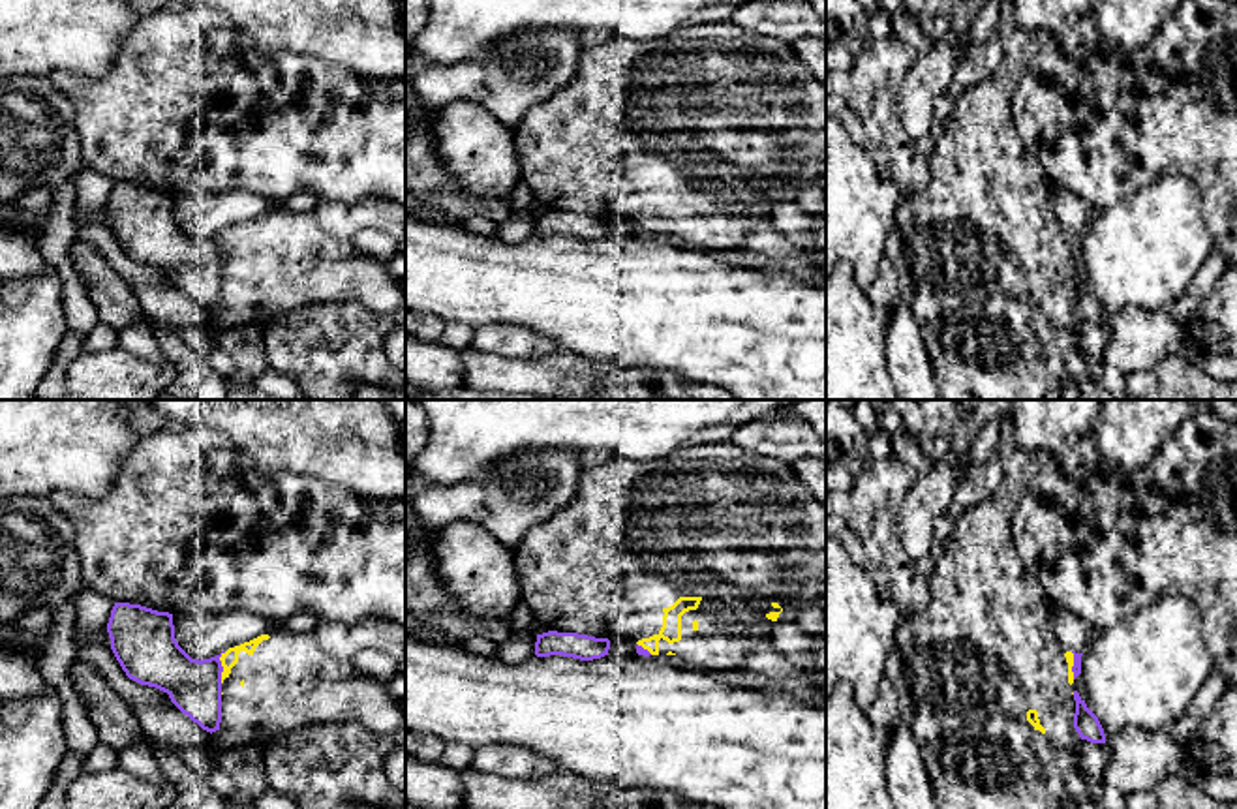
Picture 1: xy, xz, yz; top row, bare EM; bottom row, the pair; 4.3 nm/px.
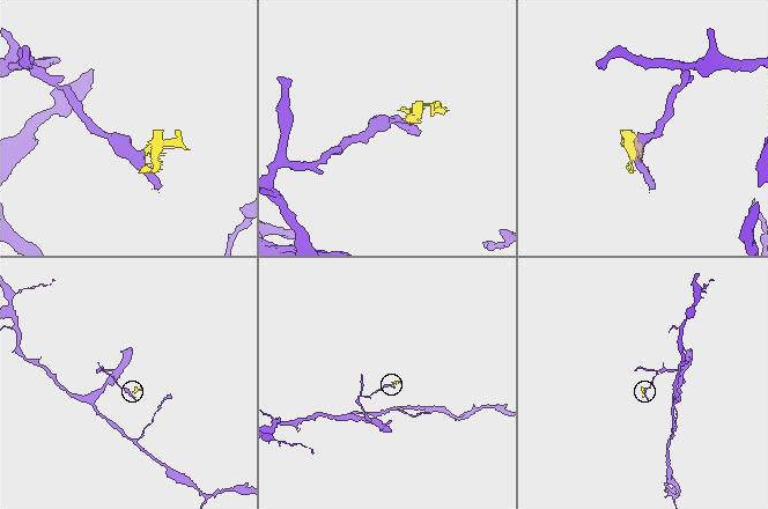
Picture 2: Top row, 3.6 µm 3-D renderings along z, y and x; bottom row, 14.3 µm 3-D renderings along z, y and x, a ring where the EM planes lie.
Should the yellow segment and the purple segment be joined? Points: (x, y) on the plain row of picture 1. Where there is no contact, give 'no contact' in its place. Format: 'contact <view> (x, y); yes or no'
contact xy (222, 244); no

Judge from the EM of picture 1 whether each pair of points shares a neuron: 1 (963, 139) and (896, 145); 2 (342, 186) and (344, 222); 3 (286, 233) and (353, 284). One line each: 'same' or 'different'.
1: different
2: different
3: same

